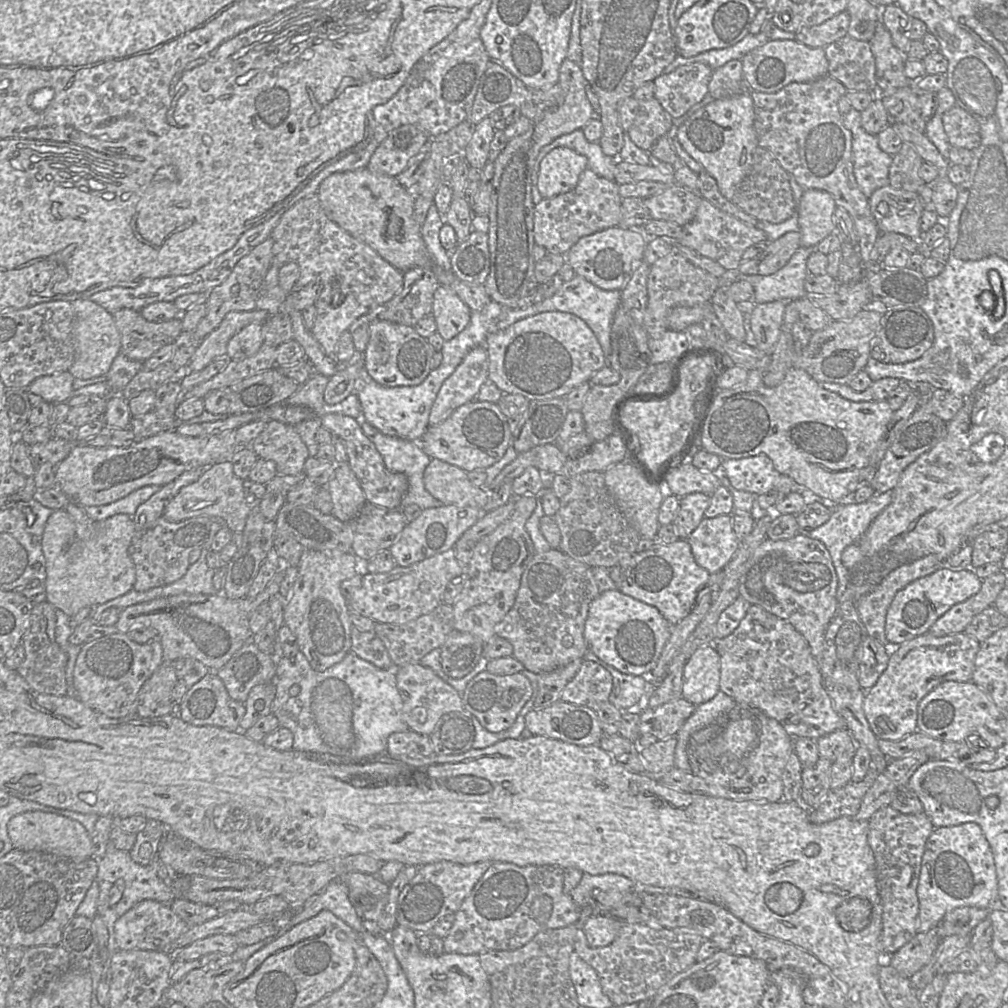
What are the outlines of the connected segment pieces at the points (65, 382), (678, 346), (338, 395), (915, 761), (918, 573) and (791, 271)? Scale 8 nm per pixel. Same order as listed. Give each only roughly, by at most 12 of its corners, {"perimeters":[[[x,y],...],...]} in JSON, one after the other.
{"perimeters":[[[69,371],[36,378],[27,391],[52,405],[67,402]],[[685,331],[649,338],[650,364],[673,361],[691,346]],[[364,357],[341,365],[329,378],[324,400],[336,404],[354,393]],[[923,751],[890,760],[855,820],[870,820],[929,760]],[[930,554],[891,571],[857,605],[868,635],[891,648],[886,615],[896,593],[946,562]],[[800,247],[772,275],[744,275],[754,303],[805,297],[807,261],[816,248]]]}

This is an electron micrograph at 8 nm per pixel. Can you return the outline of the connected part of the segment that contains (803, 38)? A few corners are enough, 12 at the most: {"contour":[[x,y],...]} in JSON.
{"contour":[[849,13],[801,29],[796,40],[825,48],[846,36]]}

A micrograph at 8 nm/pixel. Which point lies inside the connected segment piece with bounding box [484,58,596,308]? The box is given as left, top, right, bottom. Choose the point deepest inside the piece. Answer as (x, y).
(511, 241)

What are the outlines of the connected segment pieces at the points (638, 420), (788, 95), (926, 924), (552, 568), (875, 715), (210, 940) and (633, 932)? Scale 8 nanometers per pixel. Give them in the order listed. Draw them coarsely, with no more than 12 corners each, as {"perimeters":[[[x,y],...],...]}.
{"perimeters":[[[691,357],[671,397],[619,421],[653,479],[683,450],[713,360]],[[826,75],[752,91],[758,145],[852,217],[863,263],[881,232]],[[977,823],[934,828],[922,856],[918,933],[955,908],[997,905]],[[536,553],[495,635],[535,674],[588,650],[591,567]],[[926,633],[864,690],[877,738],[916,732],[920,701],[970,682],[980,643]],[[215,934],[170,954],[194,960],[214,952],[232,955],[240,946],[235,935]],[[622,922],[616,939],[574,951],[622,1006],[652,1000],[697,962],[704,939]]]}

